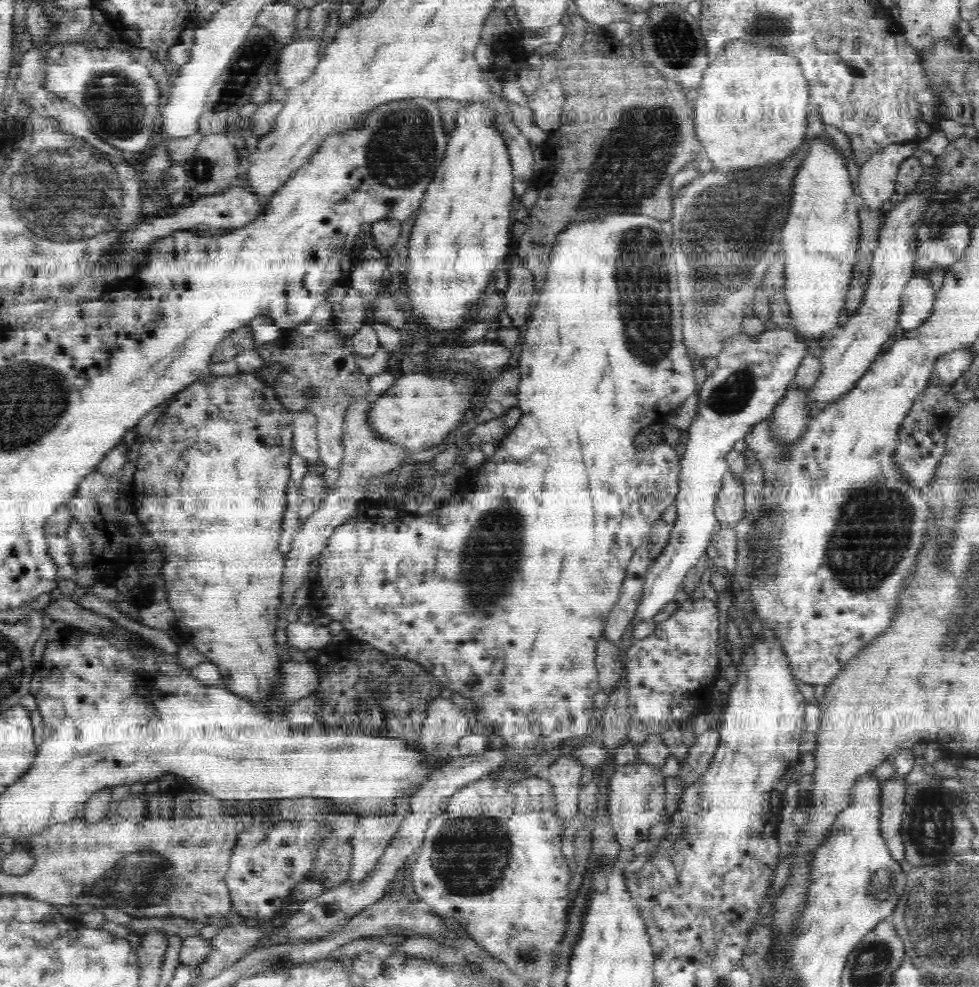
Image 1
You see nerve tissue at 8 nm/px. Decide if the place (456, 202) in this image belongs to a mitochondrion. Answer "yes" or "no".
no

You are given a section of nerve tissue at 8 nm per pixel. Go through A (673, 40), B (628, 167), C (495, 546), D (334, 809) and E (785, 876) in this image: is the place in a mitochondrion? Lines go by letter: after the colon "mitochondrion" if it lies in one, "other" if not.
A: mitochondrion
B: mitochondrion
C: mitochondrion
D: other
E: other

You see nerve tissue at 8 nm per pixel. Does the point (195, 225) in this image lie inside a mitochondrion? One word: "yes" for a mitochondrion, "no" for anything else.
no

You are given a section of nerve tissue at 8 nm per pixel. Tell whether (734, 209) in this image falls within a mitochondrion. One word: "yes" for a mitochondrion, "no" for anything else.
yes

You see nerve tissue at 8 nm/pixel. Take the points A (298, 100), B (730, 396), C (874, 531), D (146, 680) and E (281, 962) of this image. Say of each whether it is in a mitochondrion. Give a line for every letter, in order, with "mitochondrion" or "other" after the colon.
A: other
B: mitochondrion
C: mitochondrion
D: other
E: other

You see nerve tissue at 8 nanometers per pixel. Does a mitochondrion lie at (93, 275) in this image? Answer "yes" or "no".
no

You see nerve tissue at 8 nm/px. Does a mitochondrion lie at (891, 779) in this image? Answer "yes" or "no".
no

